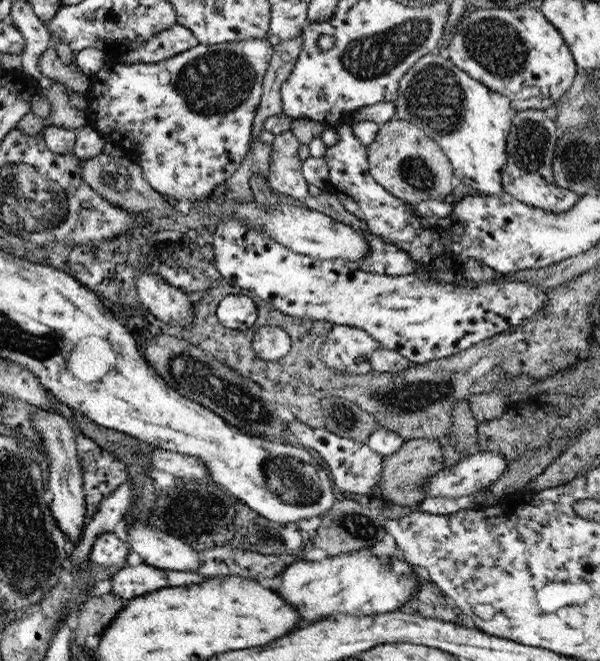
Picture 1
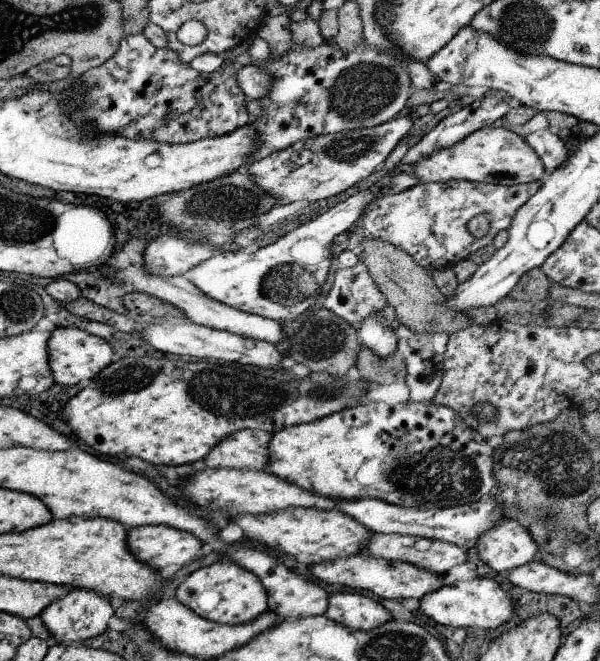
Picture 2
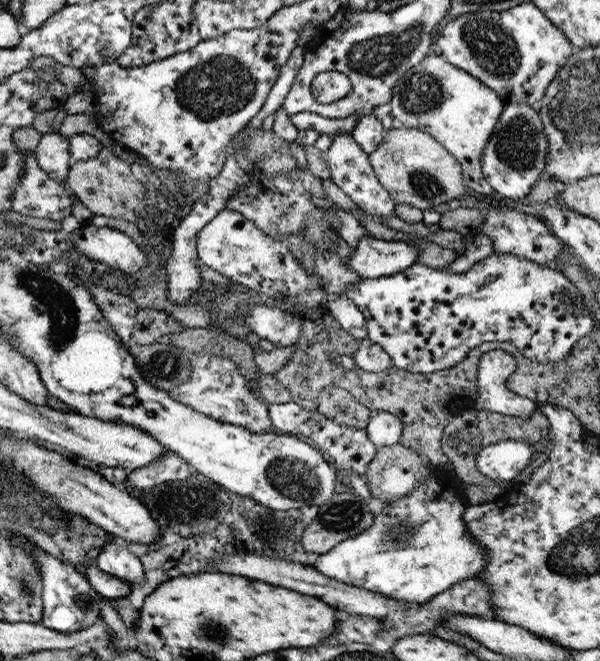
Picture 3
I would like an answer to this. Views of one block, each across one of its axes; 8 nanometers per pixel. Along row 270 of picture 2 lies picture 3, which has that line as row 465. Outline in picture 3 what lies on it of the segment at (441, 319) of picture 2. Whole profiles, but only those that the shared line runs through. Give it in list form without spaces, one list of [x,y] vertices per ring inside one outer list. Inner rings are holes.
[[[397,442],[395,445],[377,448],[364,473],[369,480],[367,487],[371,496],[379,501],[389,502],[417,488],[430,477],[430,471],[431,467],[425,456]]]

